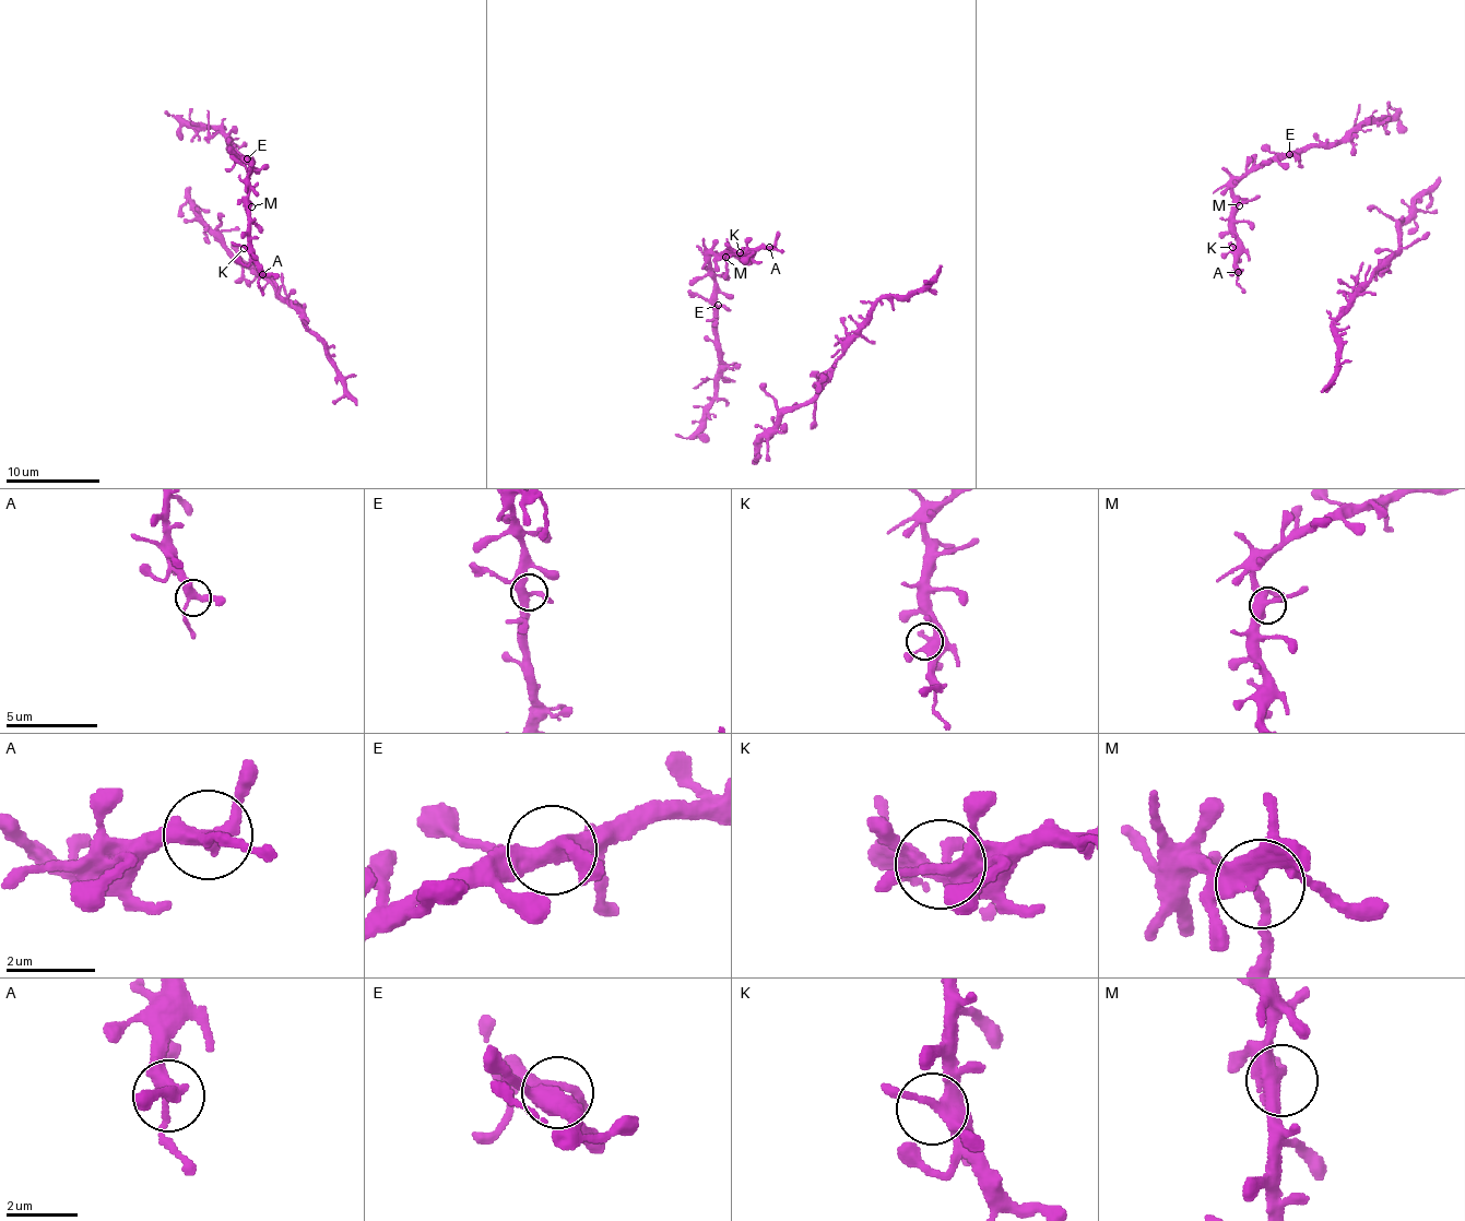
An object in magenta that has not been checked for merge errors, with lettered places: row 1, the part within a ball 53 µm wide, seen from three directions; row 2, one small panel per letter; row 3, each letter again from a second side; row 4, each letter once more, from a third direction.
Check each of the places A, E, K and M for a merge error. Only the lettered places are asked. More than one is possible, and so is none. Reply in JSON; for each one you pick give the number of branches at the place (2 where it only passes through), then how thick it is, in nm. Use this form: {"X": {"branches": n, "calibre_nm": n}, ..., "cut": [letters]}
{"cut": []}

